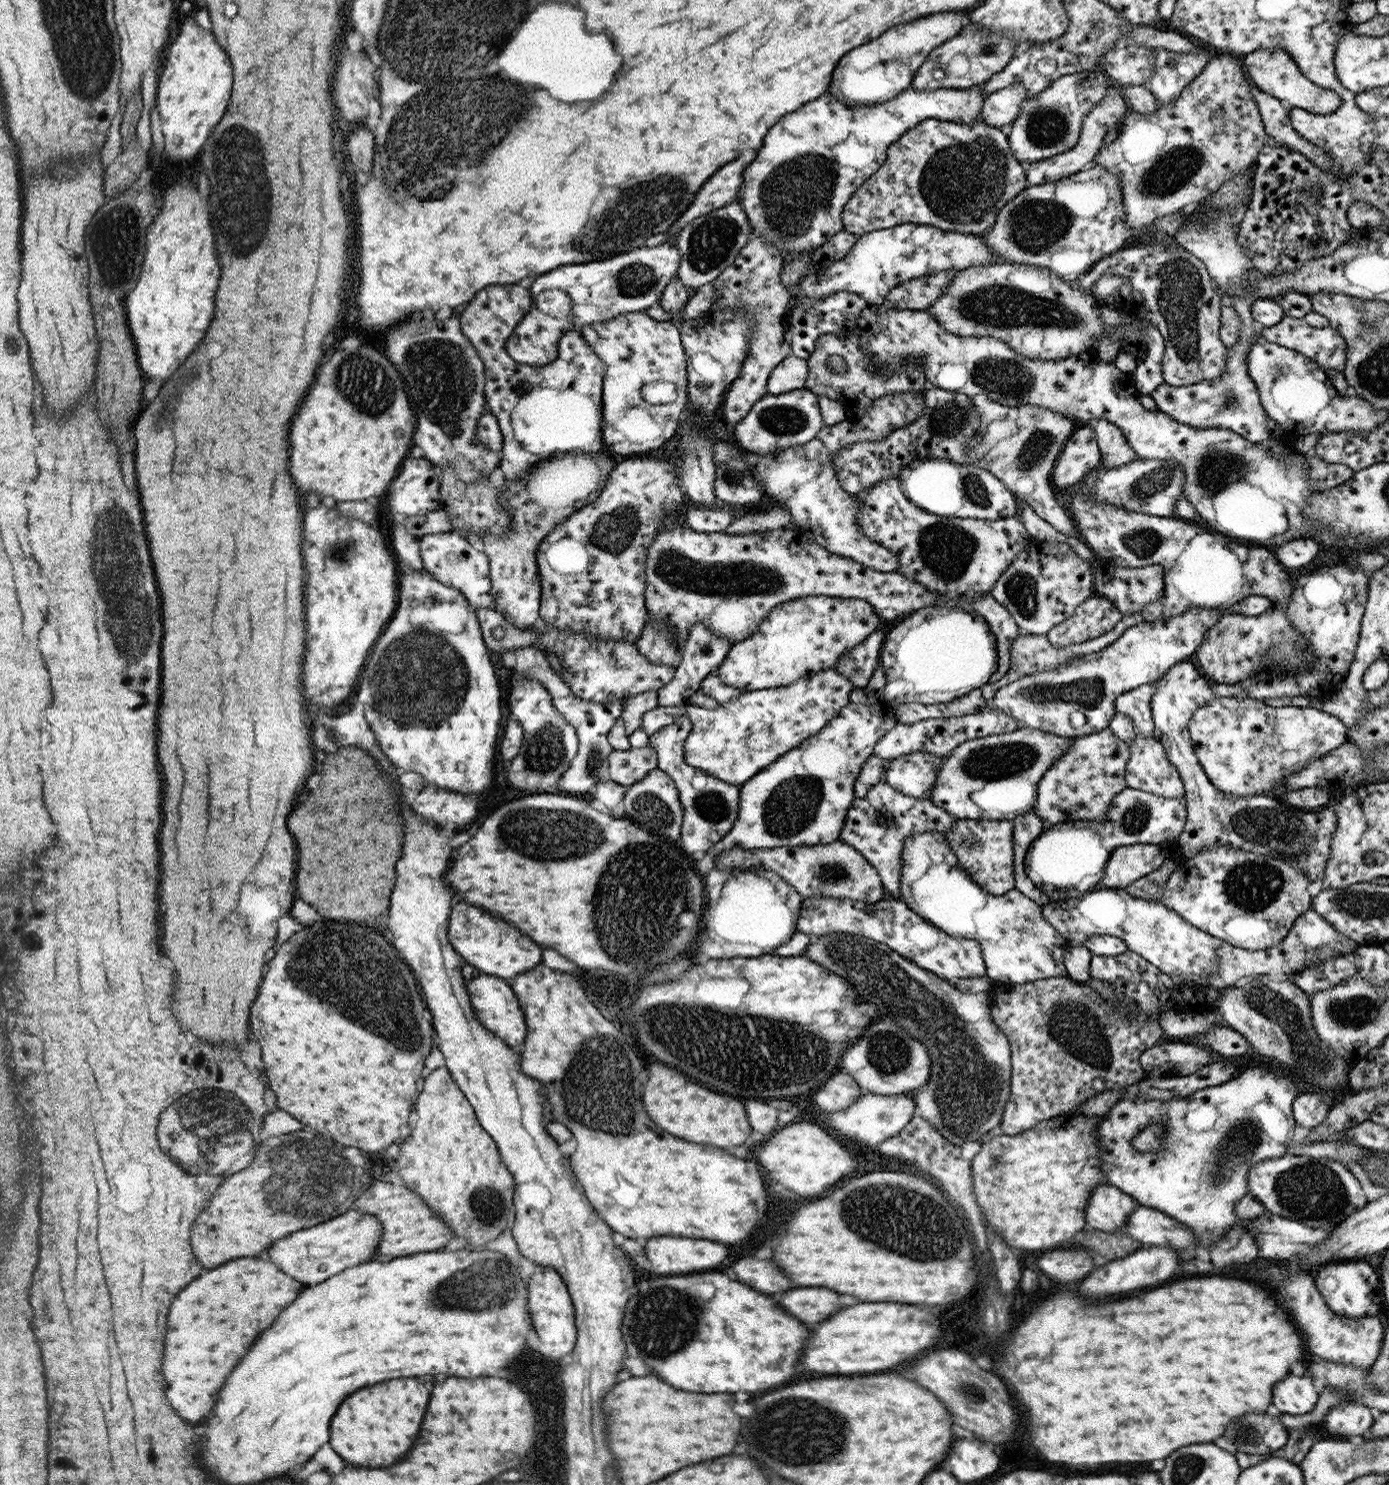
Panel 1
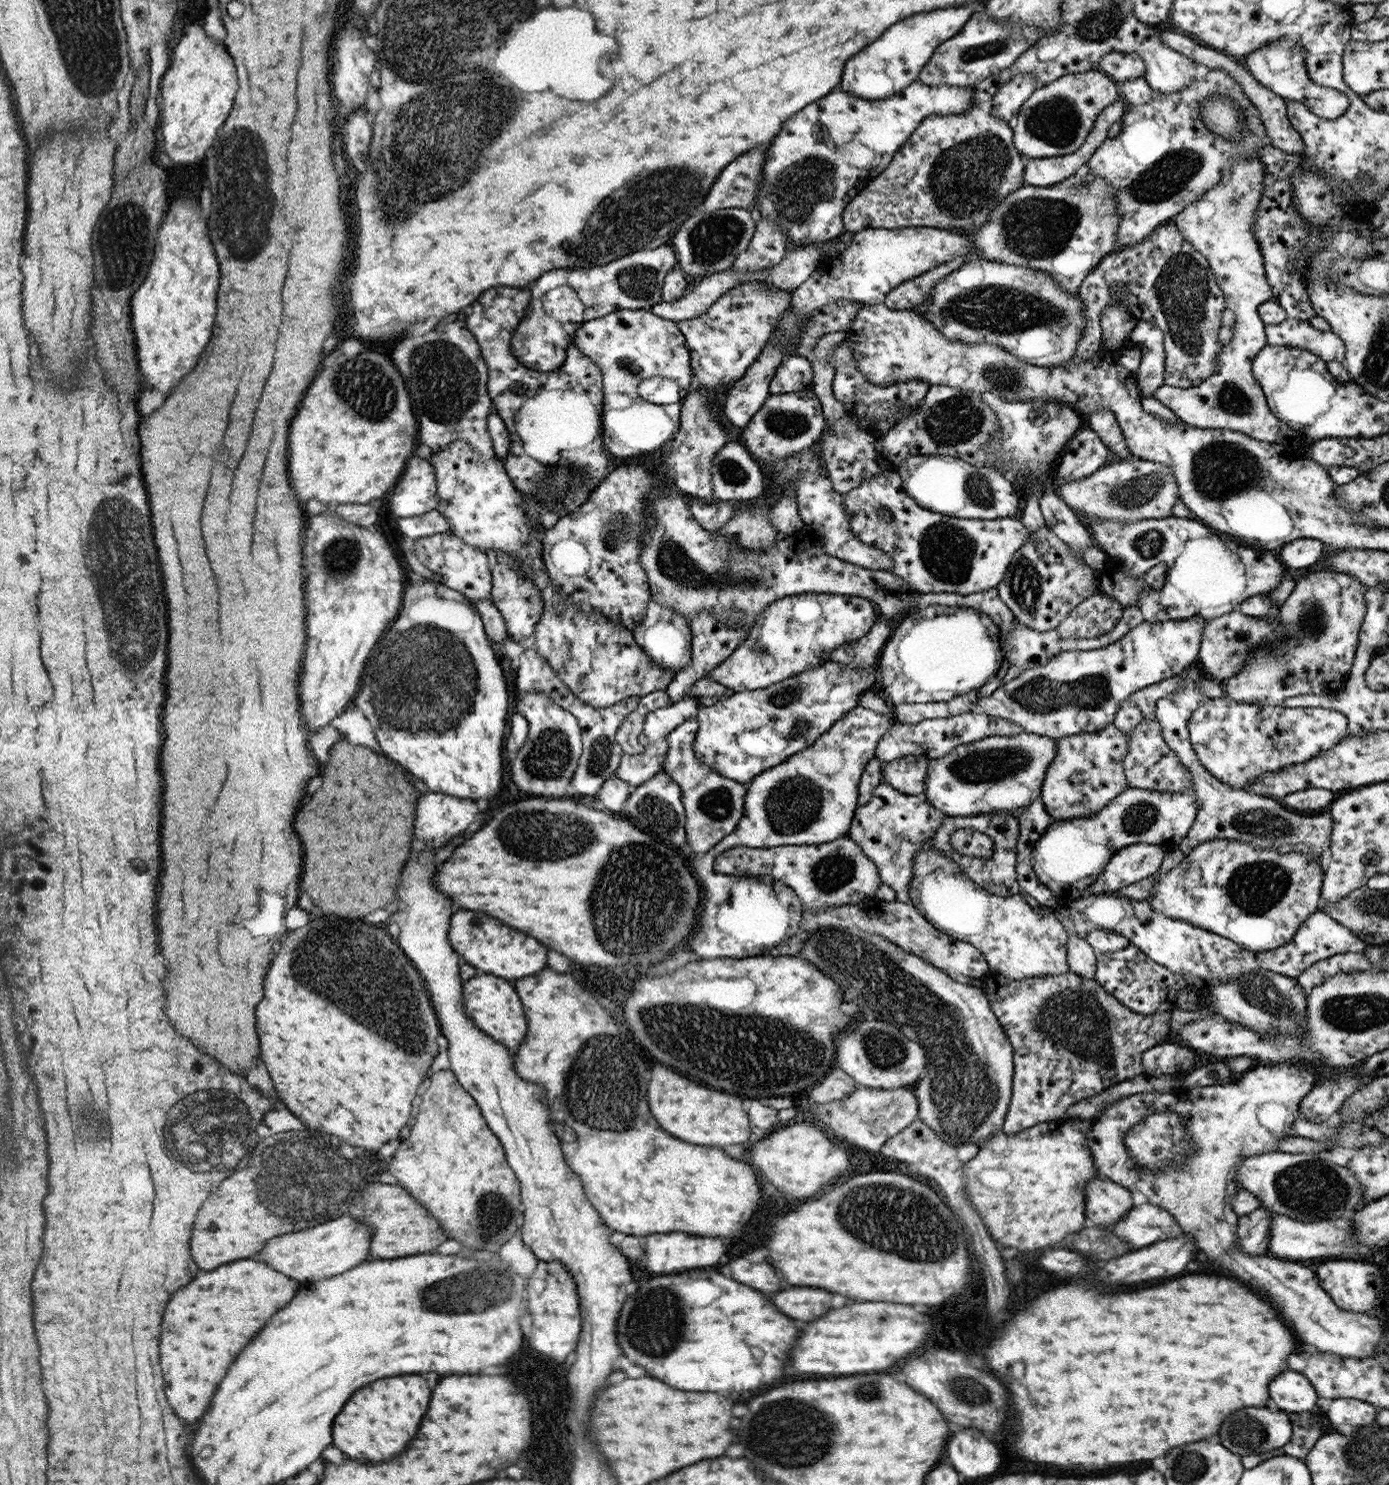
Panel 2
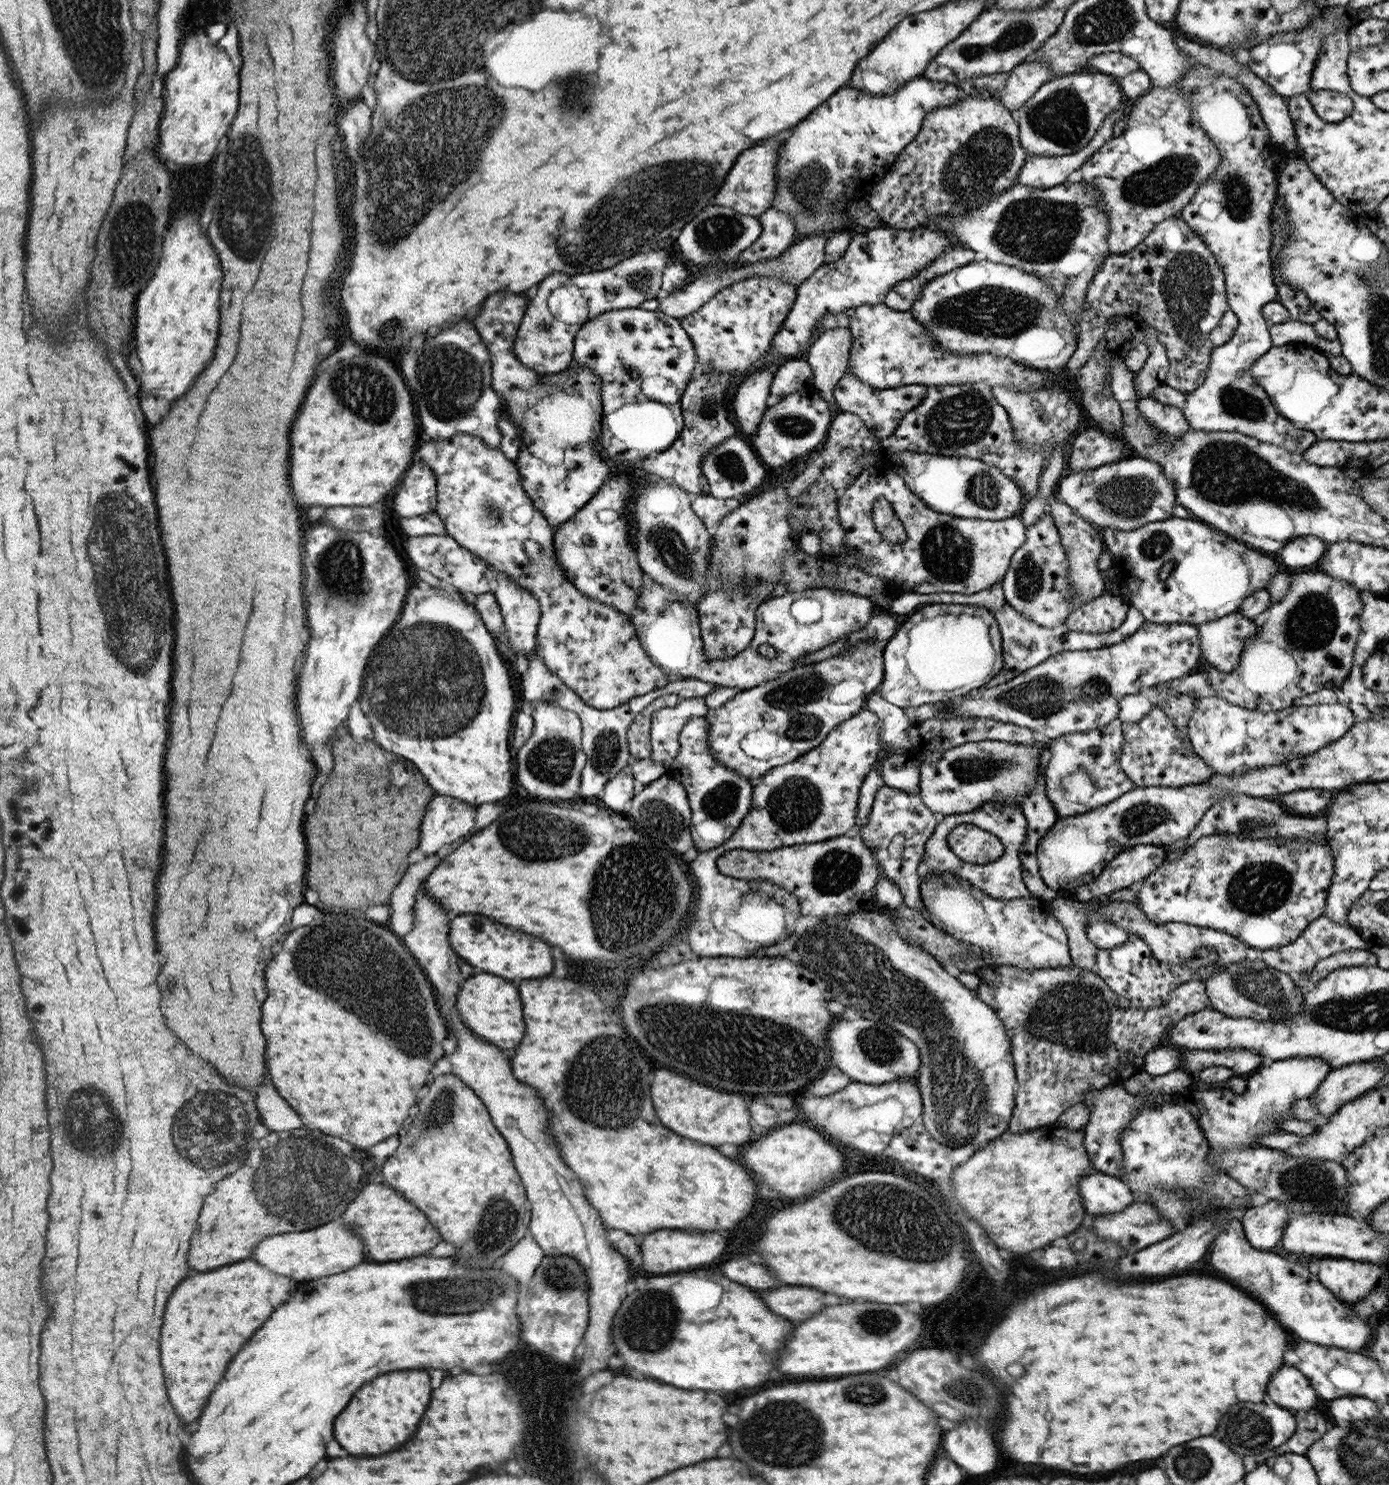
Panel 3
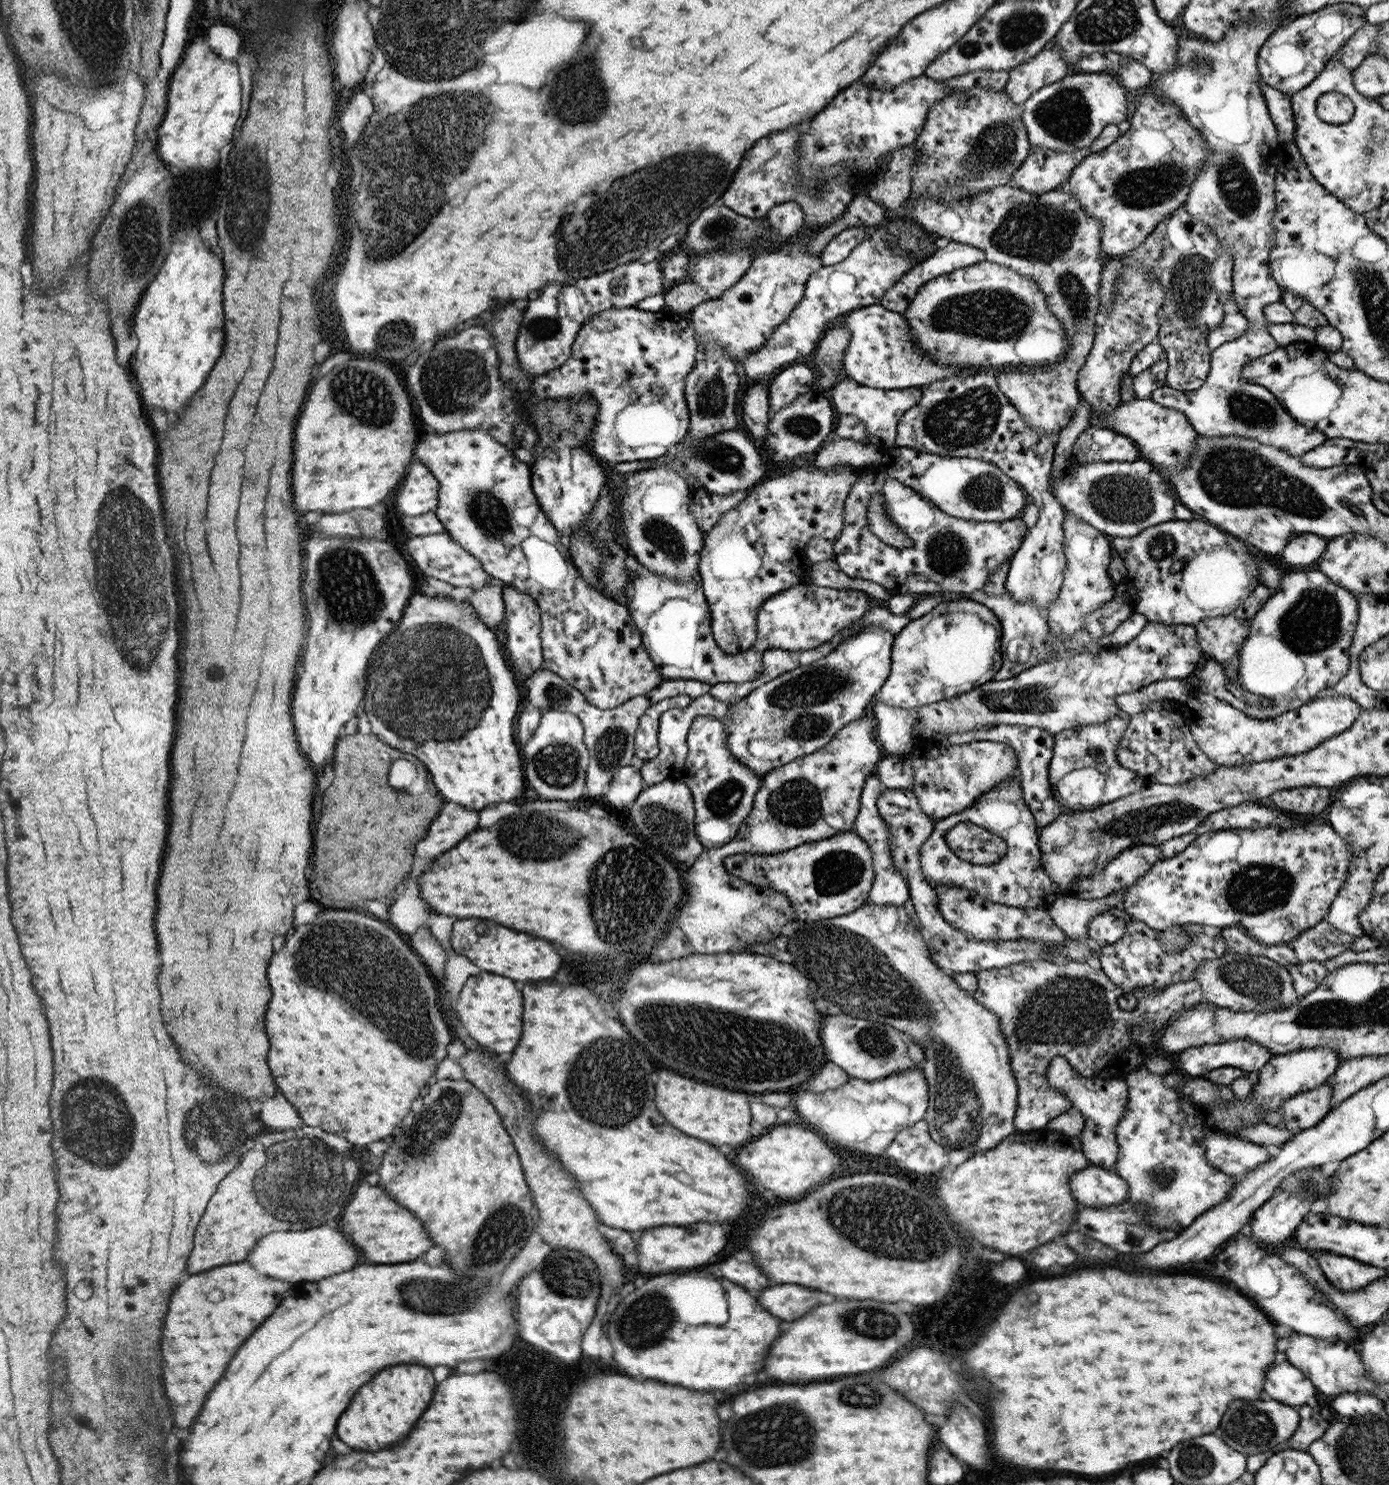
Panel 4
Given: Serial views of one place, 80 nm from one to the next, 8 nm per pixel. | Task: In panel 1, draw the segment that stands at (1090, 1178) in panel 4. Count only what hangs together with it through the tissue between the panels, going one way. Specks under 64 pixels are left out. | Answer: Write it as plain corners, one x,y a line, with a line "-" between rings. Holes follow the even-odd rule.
1098,1186
1086,1206
1086,1222
1102,1232
1119,1232
1137,1206
1137,1201
1119,1188

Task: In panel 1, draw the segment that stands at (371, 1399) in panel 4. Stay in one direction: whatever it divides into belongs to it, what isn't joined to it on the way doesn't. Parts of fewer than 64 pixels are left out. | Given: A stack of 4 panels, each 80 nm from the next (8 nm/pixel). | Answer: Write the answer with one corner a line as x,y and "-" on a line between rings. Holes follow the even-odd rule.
398,1378
394,1382
380,1382
358,1390
346,1398
346,1406
334,1418
334,1434
330,1446
346,1462
366,1468
382,1468
398,1462
414,1444
430,1392
416,1378

